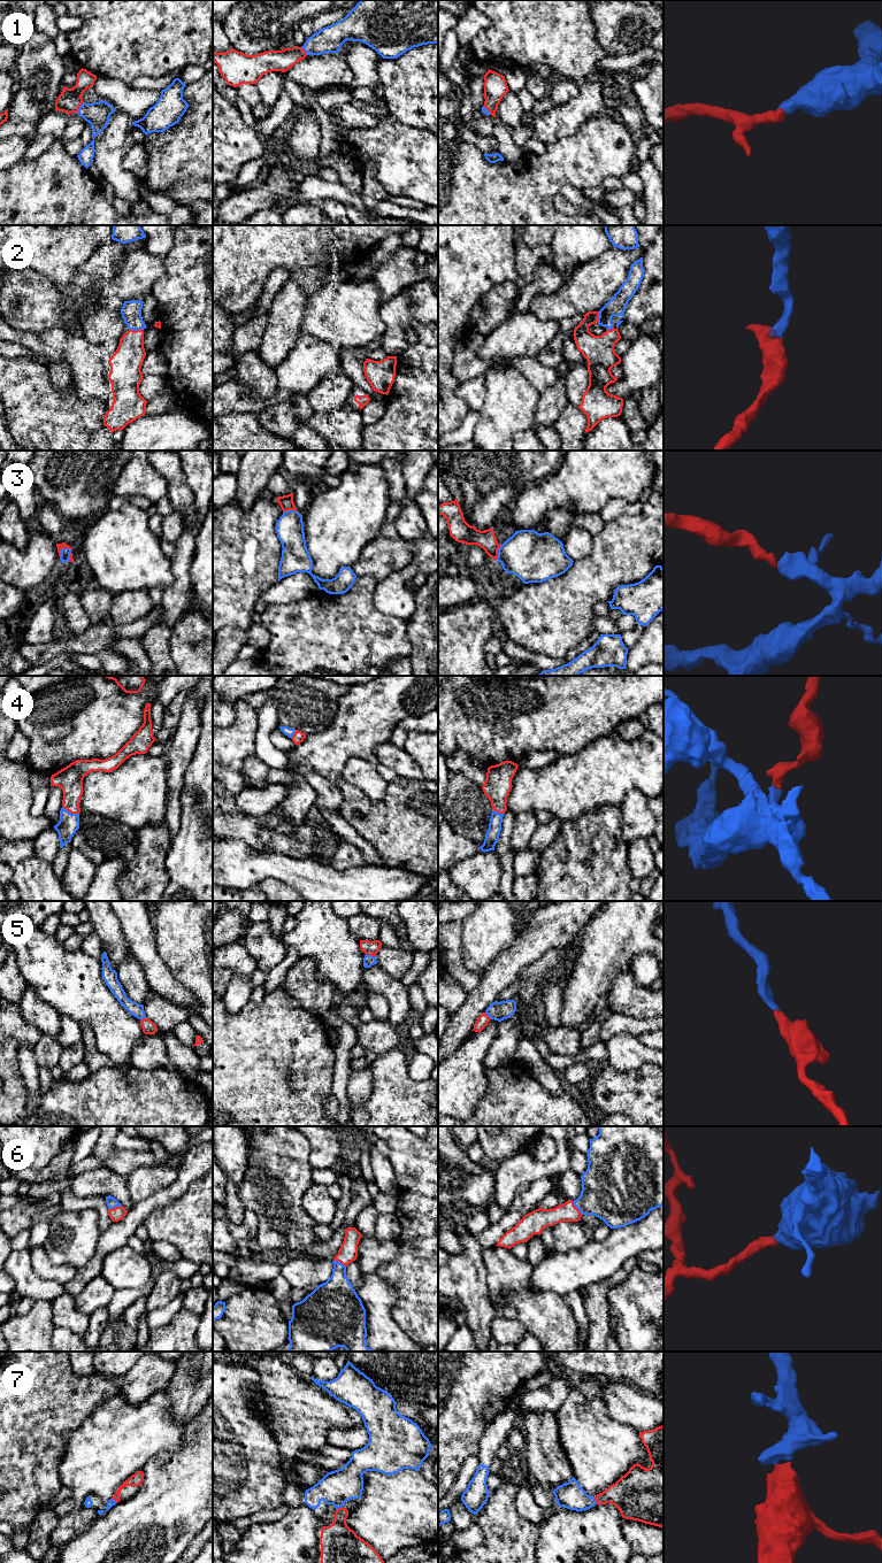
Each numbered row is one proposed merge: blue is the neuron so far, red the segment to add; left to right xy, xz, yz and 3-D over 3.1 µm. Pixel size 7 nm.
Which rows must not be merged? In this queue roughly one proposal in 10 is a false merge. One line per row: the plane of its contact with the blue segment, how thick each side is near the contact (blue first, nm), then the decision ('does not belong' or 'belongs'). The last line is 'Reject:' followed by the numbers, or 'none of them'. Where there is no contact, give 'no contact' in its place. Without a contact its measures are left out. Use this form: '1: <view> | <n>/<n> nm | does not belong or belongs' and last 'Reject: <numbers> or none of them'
1: xy | 170/160 nm | belongs
2: xy | 140/220 nm | belongs
3: xy | 70/50 nm | belongs
4: xy | 140/180 nm | belongs
5: xz | 80/100 nm | belongs
6: xy | 80/90 nm | belongs
7: yz | 190/260 nm | belongs
Reject: none of them

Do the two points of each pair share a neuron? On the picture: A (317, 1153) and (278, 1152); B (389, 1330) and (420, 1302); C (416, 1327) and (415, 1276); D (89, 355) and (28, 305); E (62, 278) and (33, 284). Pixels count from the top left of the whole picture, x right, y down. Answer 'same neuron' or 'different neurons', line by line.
A: different neurons
B: different neurons
C: same neuron
D: different neurons
E: different neurons

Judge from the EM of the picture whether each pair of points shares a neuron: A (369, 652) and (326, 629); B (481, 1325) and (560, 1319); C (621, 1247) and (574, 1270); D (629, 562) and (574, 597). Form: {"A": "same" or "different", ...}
{"A": "same", "B": "different", "C": "same", "D": "same"}

